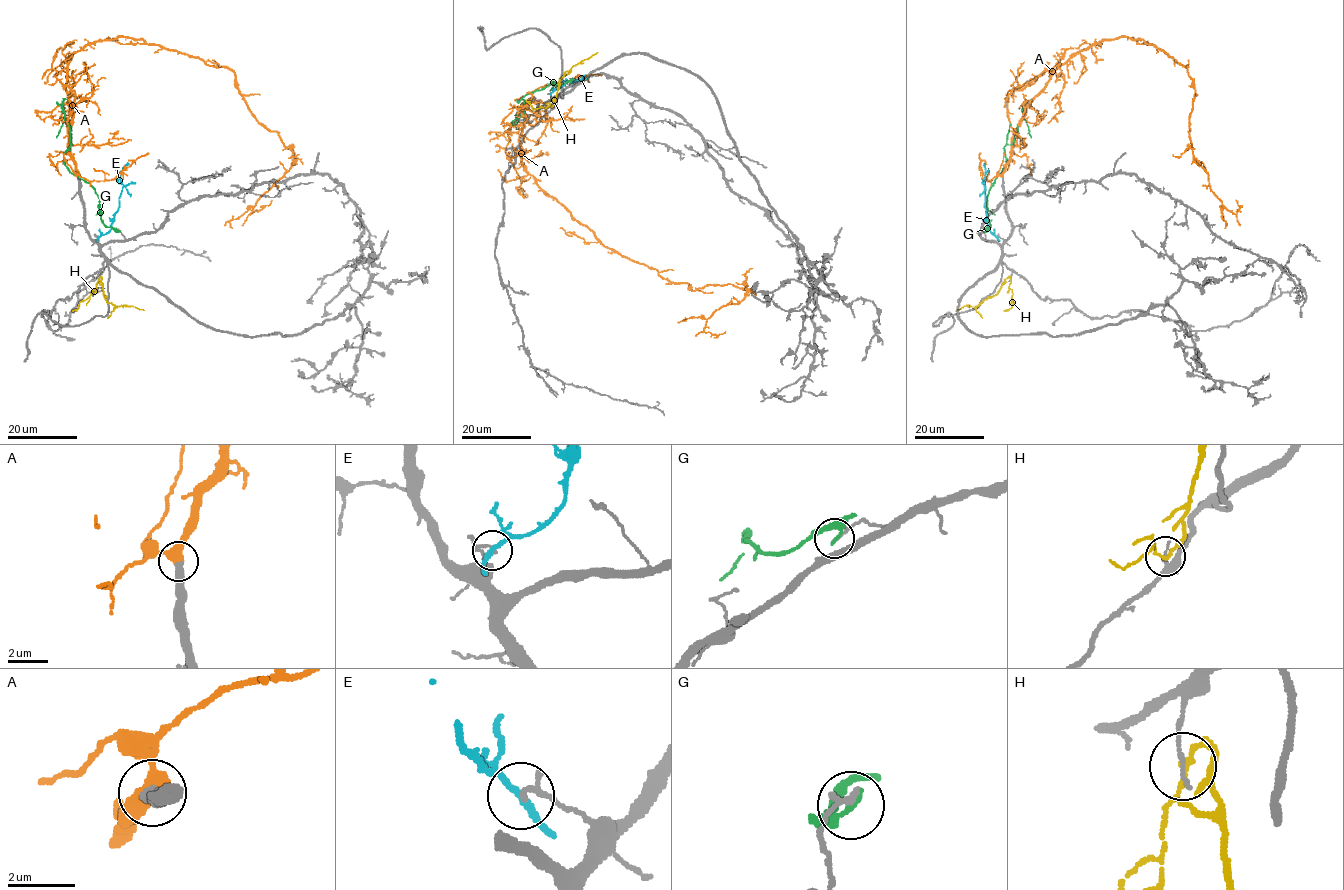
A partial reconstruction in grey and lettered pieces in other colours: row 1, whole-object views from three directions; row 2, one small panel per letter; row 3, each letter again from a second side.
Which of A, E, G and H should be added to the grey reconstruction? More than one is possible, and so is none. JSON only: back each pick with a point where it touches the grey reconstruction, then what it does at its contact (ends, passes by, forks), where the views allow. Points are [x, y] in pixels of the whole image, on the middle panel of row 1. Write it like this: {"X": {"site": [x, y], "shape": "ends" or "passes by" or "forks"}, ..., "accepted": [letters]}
{"A": {"site": [532, 98], "shape": "passes by"}, "accepted": ["A"]}

